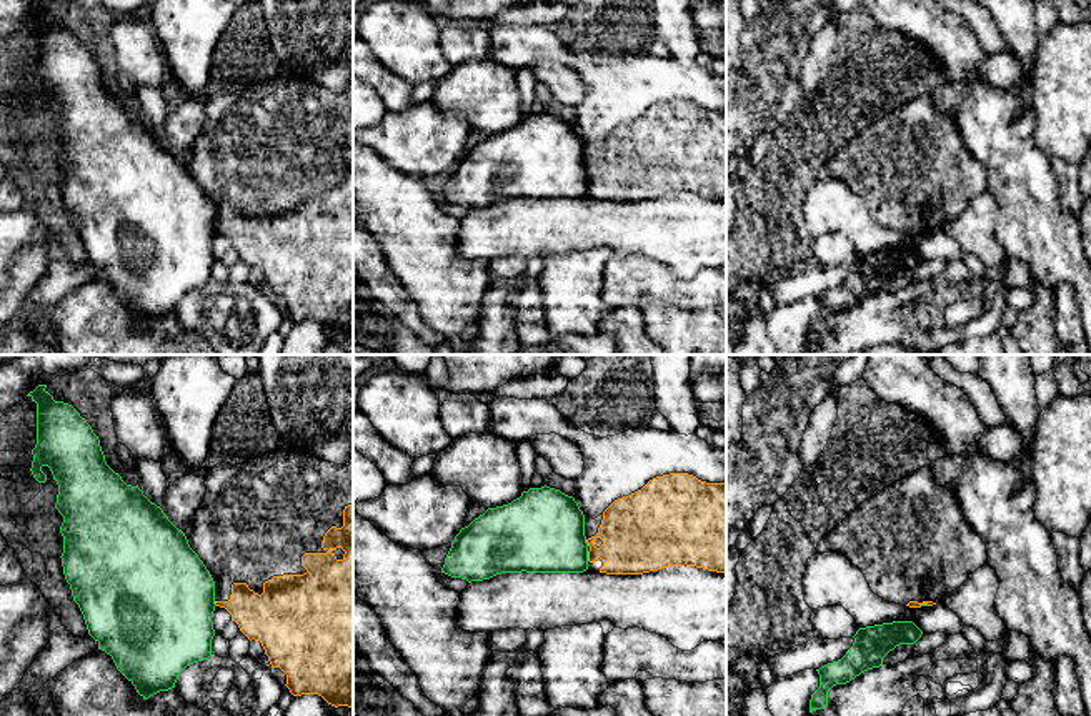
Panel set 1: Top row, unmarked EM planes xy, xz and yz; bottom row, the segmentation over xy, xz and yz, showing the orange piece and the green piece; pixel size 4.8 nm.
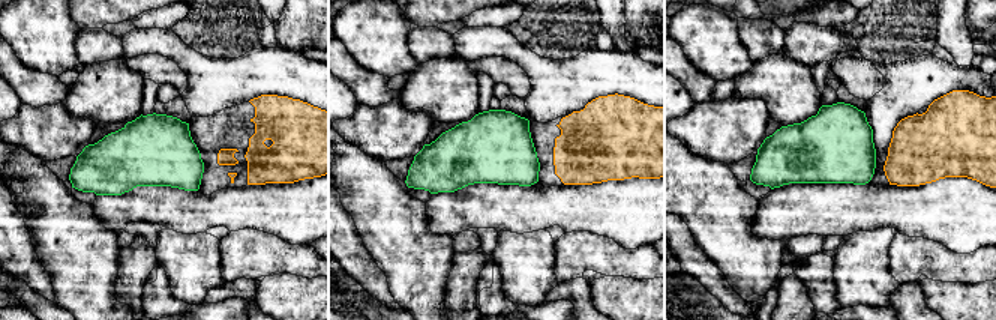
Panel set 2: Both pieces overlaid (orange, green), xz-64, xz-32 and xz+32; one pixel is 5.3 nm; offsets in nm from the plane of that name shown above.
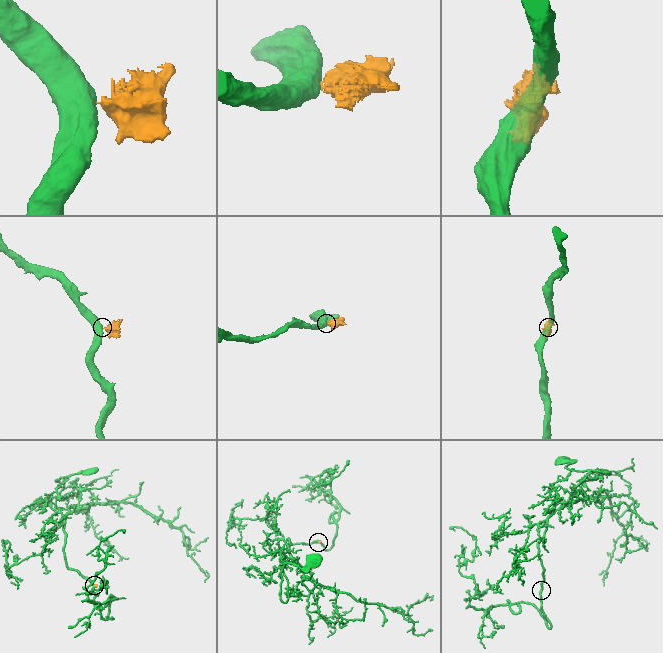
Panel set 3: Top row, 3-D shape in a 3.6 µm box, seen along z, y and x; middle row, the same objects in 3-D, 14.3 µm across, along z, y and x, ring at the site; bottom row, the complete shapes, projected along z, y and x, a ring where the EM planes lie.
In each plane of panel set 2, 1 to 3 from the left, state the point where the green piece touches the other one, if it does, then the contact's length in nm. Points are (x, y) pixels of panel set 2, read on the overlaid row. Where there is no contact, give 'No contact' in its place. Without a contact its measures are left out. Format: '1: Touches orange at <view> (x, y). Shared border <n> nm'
1: No contact
2: No contact
3: No contact

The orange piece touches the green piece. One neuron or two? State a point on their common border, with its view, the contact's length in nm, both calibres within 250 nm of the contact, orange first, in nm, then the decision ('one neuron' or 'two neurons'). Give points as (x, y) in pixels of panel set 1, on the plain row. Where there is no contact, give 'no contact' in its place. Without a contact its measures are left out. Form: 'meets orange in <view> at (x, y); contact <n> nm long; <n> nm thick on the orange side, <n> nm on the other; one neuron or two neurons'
meets orange in xz at (588, 183); contact 50 nm long; 340 nm thick on the orange side, 400 nm on the other; two neurons

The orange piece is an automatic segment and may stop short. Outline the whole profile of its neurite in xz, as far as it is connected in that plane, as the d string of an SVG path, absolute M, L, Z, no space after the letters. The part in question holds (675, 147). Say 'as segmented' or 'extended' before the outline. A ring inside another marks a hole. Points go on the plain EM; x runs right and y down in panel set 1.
extended; M688 100L656 103L641 117L615 127L598 145L585 142L585 163L591 200L643 201L685 191L726 200L726 110L706 110Z

